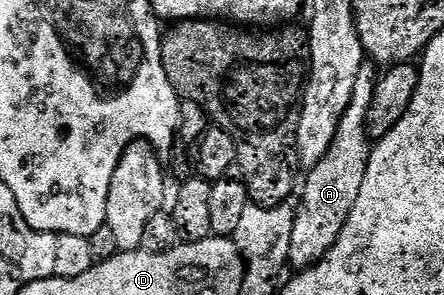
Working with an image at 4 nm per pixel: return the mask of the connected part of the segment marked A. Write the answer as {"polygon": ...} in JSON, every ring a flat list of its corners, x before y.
{"polygon":[[366,63,359,67,355,91,351,95,347,111,343,111,339,131,335,133,335,139,327,155,308,172,310,175,305,181,301,202,296,202,295,205,295,227,291,231,289,265,295,267,294,270,310,269,328,258,331,247,335,247,355,207,355,199,359,199,359,191,363,191,363,179,367,175,371,152,369,112,378,80,378,70,372,64]]}

